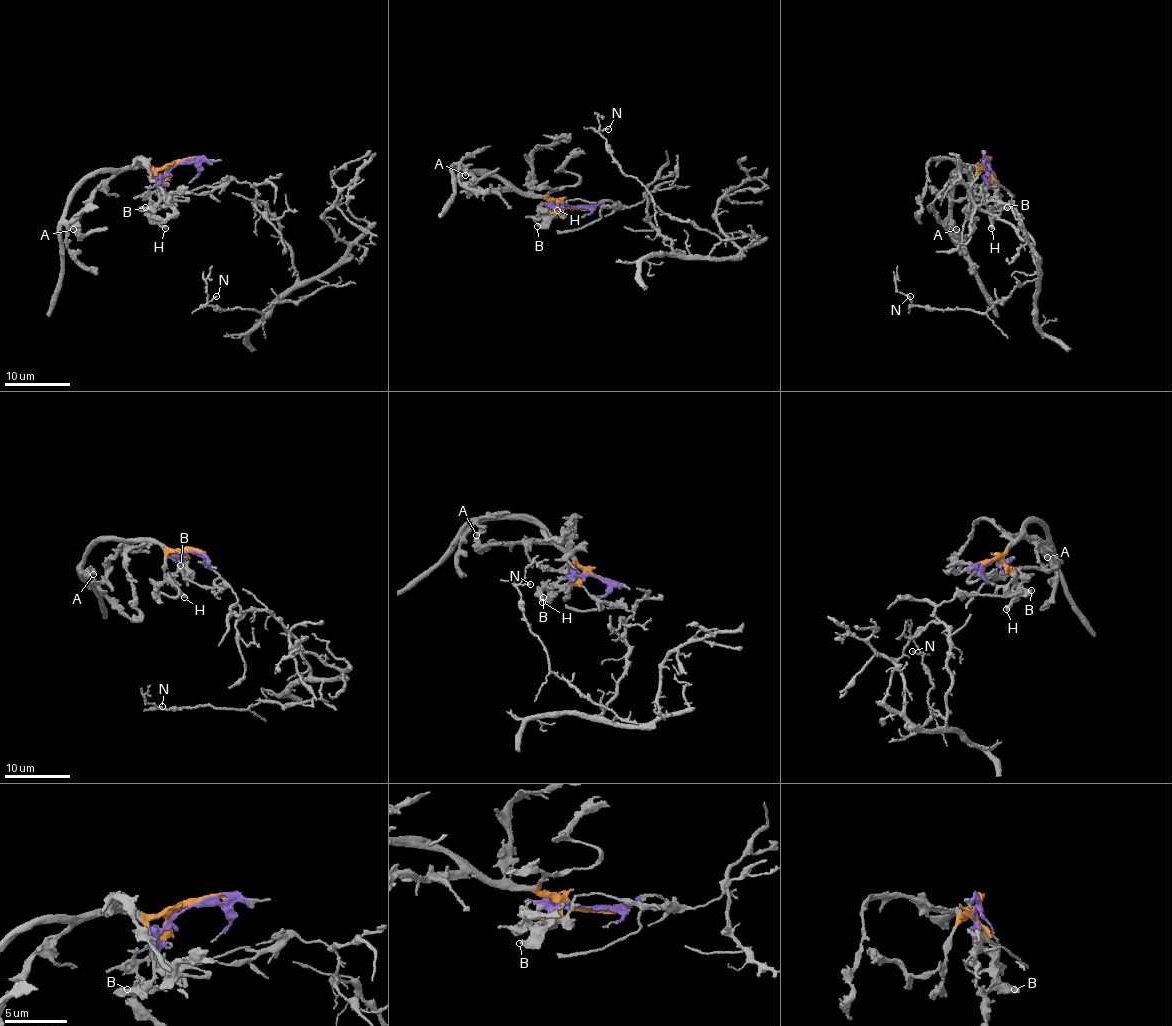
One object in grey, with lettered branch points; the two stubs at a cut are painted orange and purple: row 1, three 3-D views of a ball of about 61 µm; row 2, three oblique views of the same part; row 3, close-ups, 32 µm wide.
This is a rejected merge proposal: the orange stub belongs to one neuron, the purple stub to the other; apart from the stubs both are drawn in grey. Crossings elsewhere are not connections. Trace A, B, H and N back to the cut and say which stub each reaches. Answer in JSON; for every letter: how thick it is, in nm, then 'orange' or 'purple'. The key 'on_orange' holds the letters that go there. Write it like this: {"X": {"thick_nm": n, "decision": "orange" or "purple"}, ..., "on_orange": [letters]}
{"A": {"thick_nm": 200, "decision": "orange"}, "B": {"thick_nm": 460, "decision": "purple"}, "H": {"thick_nm": 400, "decision": "purple"}, "N": {"thick_nm": 110, "decision": "purple"}, "on_orange": ["A"]}

